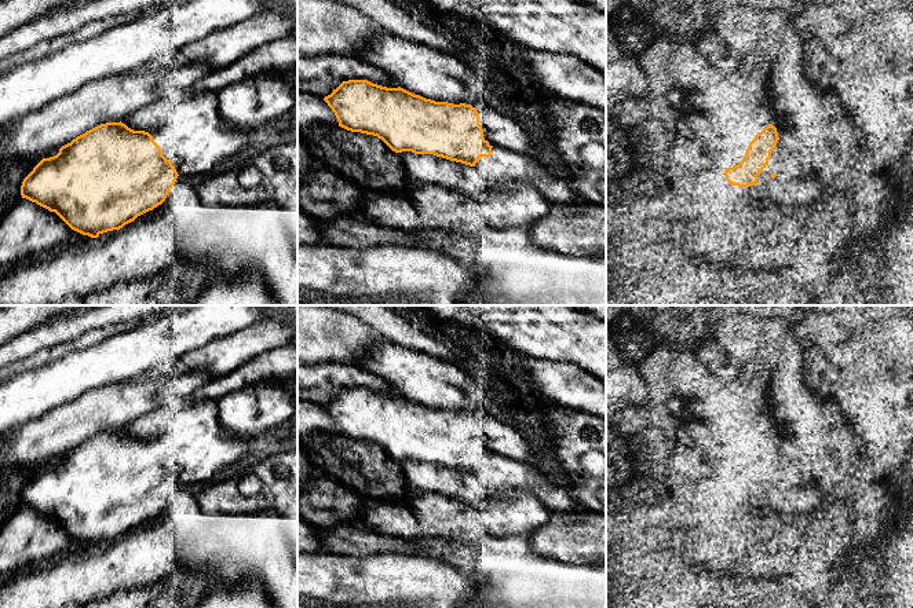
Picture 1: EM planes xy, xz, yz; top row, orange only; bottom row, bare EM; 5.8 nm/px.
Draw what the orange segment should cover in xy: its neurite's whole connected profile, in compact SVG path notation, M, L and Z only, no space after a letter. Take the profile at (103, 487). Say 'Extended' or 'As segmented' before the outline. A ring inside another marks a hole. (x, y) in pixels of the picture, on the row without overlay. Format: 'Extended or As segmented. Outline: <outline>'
Extended. Outline: M218 400L187 403L169 429L168 468L149 440L134 439L121 429L106 431L62 454L56 464L43 466L23 487L21 503L55 520L72 538L98 546L161 513L179 483L194 487L211 481L215 473L240 461L256 439L292 439L293 425L291 420L260 436L241 437L220 424Z

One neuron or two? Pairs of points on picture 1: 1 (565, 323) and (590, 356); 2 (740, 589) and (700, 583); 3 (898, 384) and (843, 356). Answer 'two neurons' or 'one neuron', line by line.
1: one neuron
2: two neurons
3: two neurons

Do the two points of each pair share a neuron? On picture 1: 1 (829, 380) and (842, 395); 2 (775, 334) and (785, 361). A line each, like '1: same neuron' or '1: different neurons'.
1: different neurons
2: same neuron

